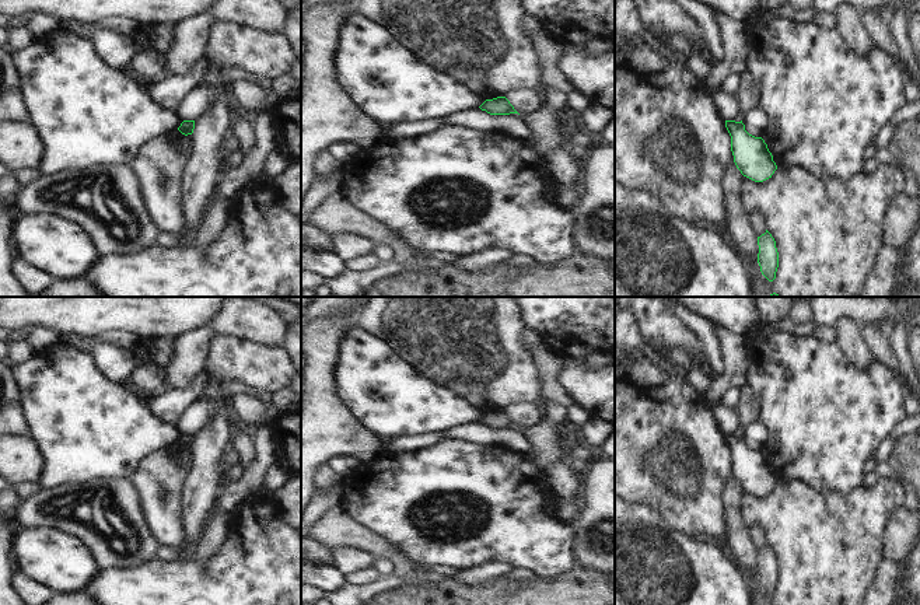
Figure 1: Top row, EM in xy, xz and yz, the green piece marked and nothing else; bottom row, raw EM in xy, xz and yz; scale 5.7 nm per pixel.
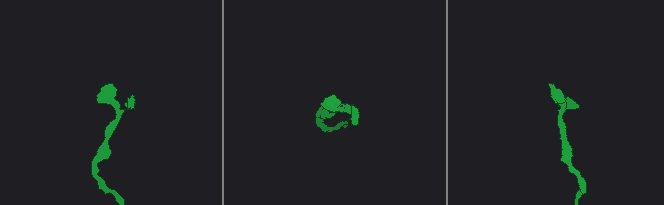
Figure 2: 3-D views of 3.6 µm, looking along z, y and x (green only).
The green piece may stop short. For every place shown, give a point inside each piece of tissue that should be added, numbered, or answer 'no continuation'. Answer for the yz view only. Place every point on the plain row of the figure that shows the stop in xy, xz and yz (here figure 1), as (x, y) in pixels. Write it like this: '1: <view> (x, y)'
no continuation

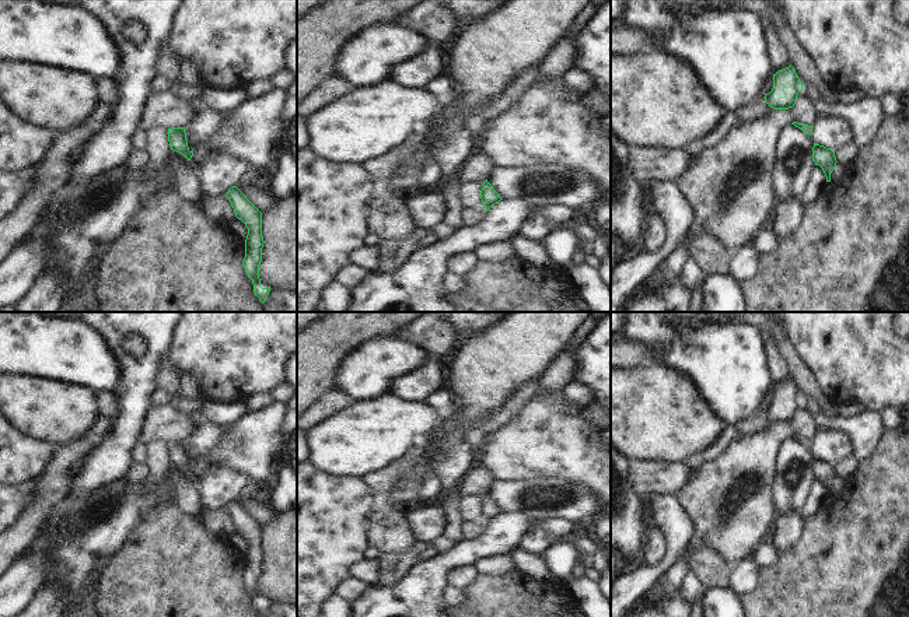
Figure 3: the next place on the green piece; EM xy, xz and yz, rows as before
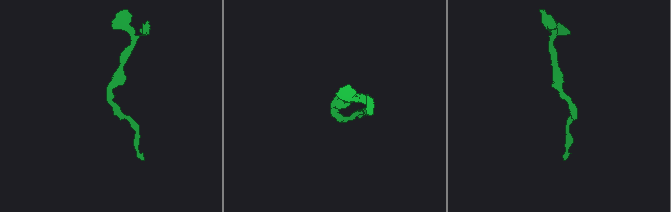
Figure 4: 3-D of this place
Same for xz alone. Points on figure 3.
no continuation

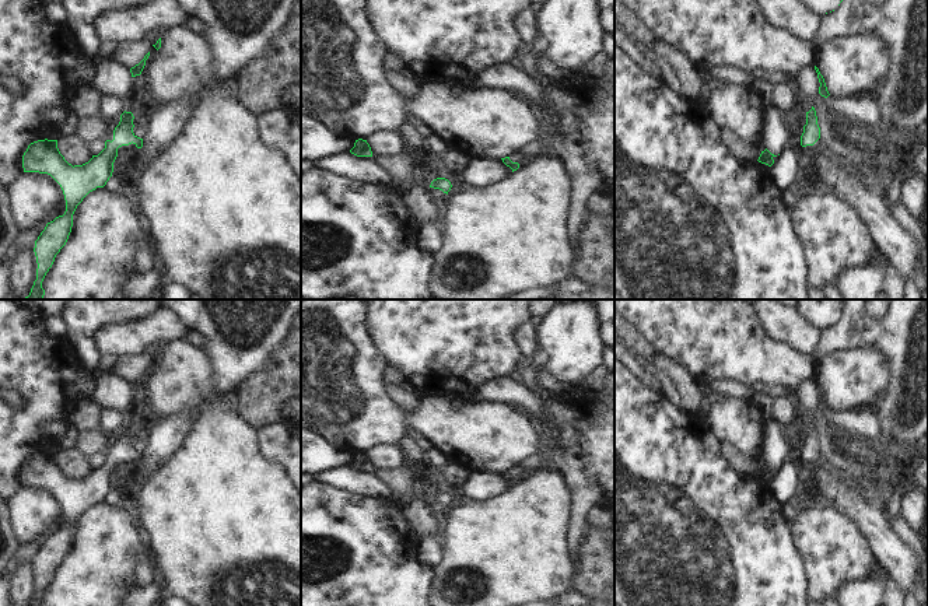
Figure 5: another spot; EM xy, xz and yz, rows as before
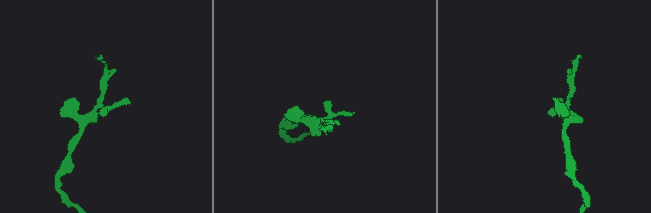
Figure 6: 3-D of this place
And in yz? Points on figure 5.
1: yz (820, 312)

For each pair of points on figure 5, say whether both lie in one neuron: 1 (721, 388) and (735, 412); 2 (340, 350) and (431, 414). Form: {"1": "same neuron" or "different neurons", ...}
{"1": "different neurons", "2": "same neuron"}

